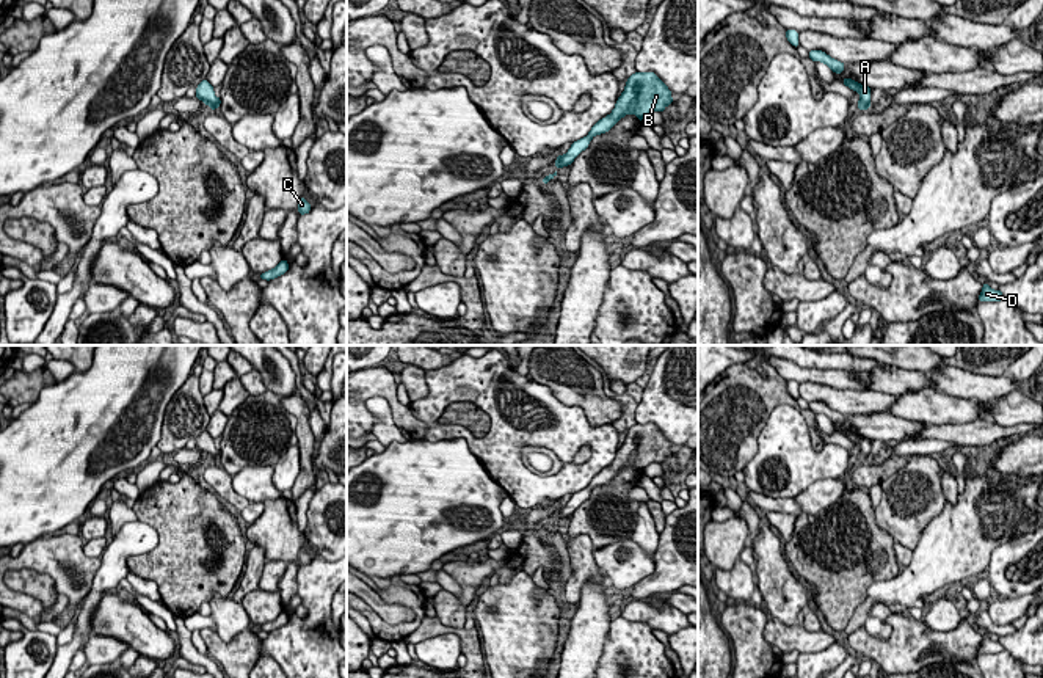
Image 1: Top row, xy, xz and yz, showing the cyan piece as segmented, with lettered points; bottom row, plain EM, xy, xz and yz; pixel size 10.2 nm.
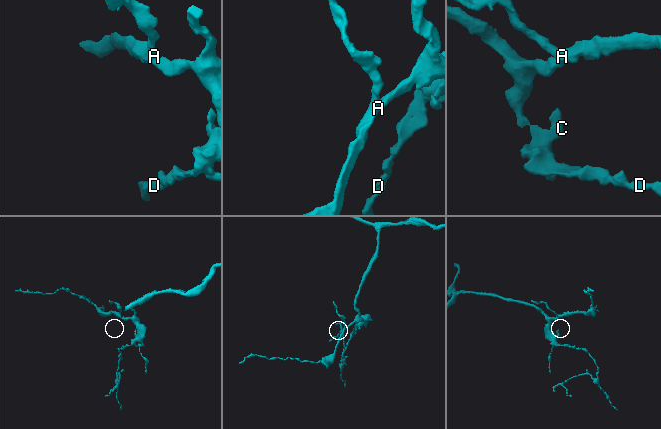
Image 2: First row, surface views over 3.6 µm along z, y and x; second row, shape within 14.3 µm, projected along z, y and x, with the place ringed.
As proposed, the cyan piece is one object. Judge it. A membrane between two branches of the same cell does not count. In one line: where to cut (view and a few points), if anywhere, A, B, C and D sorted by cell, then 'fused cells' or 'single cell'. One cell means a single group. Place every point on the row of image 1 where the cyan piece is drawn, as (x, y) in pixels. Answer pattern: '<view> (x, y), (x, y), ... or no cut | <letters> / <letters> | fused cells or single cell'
no cut | A B C D | single cell

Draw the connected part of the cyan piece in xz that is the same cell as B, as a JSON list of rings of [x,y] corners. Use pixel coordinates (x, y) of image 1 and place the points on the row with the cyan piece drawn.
[[[635,72],[626,82],[626,88],[618,97],[613,111],[598,121],[585,138],[574,141],[565,155],[557,157],[554,162],[557,170],[571,165],[588,148],[594,135],[609,132],[623,116],[634,113],[638,121],[643,121],[651,111],[662,113],[668,104],[674,102],[671,94],[654,72]]]

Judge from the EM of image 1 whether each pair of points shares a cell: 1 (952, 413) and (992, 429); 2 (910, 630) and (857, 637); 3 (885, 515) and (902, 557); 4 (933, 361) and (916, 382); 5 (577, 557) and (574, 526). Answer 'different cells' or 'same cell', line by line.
1: different cells
2: same cell
3: different cells
4: different cells
5: different cells

